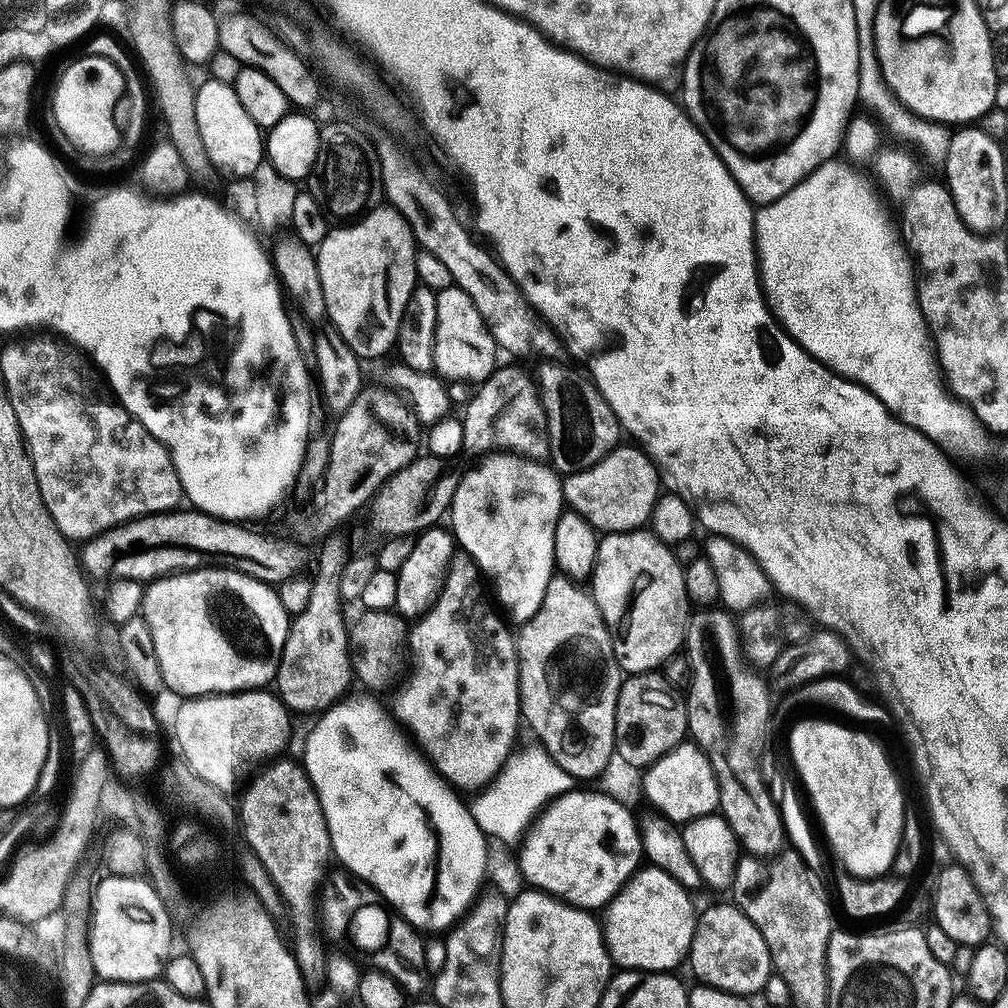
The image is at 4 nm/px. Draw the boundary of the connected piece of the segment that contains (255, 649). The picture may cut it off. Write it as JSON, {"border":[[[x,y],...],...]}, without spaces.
{"border":[[[223,566],[177,572],[161,576],[145,587],[142,615],[154,638],[154,654],[158,654],[164,688],[177,692],[180,698],[260,690],[275,681],[290,614],[282,606],[279,591],[271,584]]]}

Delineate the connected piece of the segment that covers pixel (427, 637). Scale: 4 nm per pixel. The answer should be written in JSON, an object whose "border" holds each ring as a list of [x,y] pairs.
{"border":[[[460,550],[453,555],[452,561],[448,563],[448,576],[444,579],[444,588],[440,592],[439,598],[435,600],[431,608],[419,617],[411,625],[408,645],[411,653],[414,652],[416,666],[412,672],[412,678],[408,682],[408,688],[404,688],[396,696],[396,708],[394,716],[397,721],[410,733],[411,739],[418,745],[419,751],[423,753],[429,764],[457,790],[464,788],[481,789],[495,779],[497,773],[509,756],[514,751],[512,743],[516,740],[516,731],[522,728],[522,717],[520,714],[520,675],[518,674],[518,658],[516,657],[516,638],[513,629],[508,629],[504,625],[505,617],[492,609],[493,601],[484,597],[484,584],[480,567],[473,562],[472,557],[467,552]]]}

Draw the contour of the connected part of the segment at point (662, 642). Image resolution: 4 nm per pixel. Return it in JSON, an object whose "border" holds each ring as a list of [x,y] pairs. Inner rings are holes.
{"border":[[[648,530],[610,532],[601,535],[599,541],[596,565],[590,577],[590,591],[593,602],[606,622],[608,633],[612,635],[612,645],[616,660],[620,663],[620,671],[625,674],[657,671],[686,644],[690,601],[686,594],[684,569],[676,561],[675,551]]]}

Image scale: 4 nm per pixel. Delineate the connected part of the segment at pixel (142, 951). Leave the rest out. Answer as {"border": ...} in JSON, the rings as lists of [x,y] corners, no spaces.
{"border":[[[109,874],[104,878],[94,888],[88,929],[90,958],[97,977],[104,982],[125,980],[131,984],[157,979],[173,951],[172,920],[147,879]]]}

